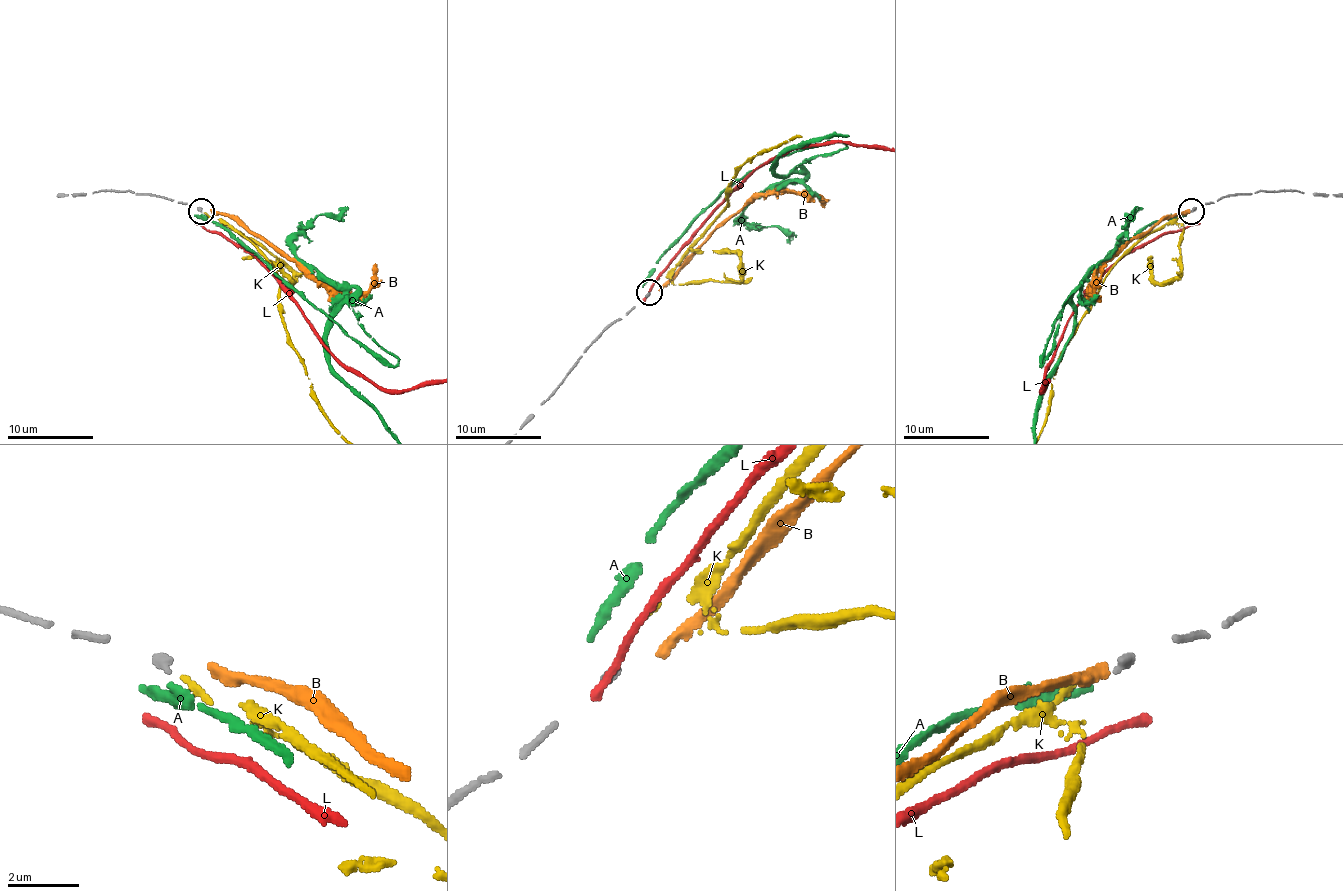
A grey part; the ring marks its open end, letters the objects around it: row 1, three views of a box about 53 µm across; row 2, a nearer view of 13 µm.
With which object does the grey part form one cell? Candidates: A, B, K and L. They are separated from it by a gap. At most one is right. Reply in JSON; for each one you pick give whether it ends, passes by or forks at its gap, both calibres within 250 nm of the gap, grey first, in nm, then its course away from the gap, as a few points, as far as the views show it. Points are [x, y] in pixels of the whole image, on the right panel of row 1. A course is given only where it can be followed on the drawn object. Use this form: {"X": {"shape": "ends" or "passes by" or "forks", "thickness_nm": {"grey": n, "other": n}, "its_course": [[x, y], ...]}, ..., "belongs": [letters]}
{"K": {"shape": "ends", "thickness_nm": {"grey": 240, "other": 140}}, "belongs": ["K"]}

